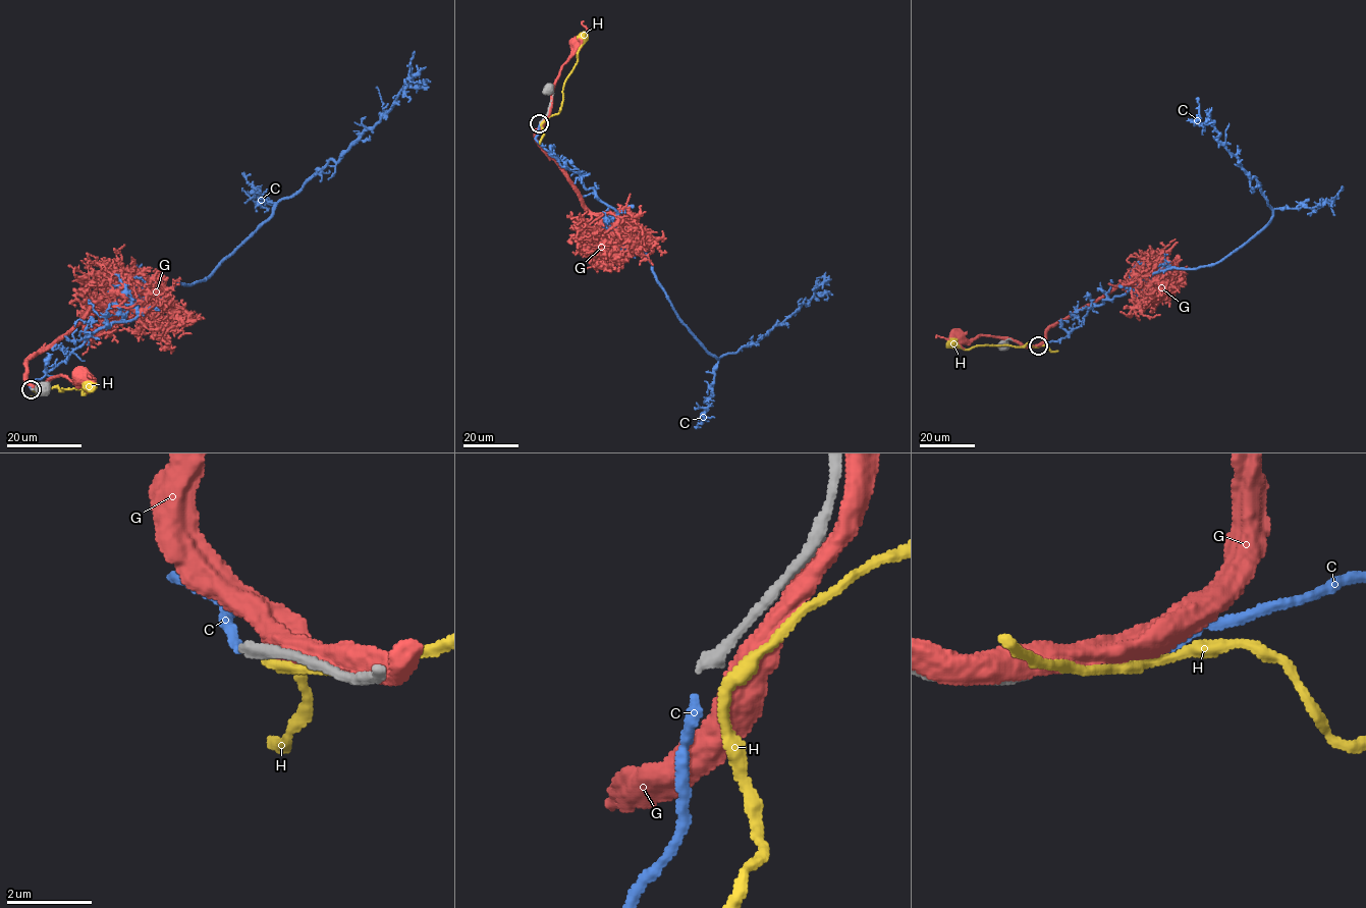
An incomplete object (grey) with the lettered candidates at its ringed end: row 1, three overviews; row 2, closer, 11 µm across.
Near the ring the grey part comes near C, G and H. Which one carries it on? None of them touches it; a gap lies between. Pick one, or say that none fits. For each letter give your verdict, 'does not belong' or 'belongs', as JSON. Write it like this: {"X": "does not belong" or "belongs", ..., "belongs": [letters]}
{"C": "belongs", "G": "does not belong", "H": "does not belong", "belongs": ["C"]}

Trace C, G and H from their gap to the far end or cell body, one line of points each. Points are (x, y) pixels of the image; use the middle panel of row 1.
C: (539, 124), (535, 140), (617, 212), (640, 242), (679, 320), (716, 358), (755, 343), (806, 304), (821, 283)
G: (541, 122), (549, 112), (552, 87), (561, 65), (579, 43)
H: (541, 124), (559, 112), (564, 81), (576, 64), (582, 45), (579, 38), (582, 38)

